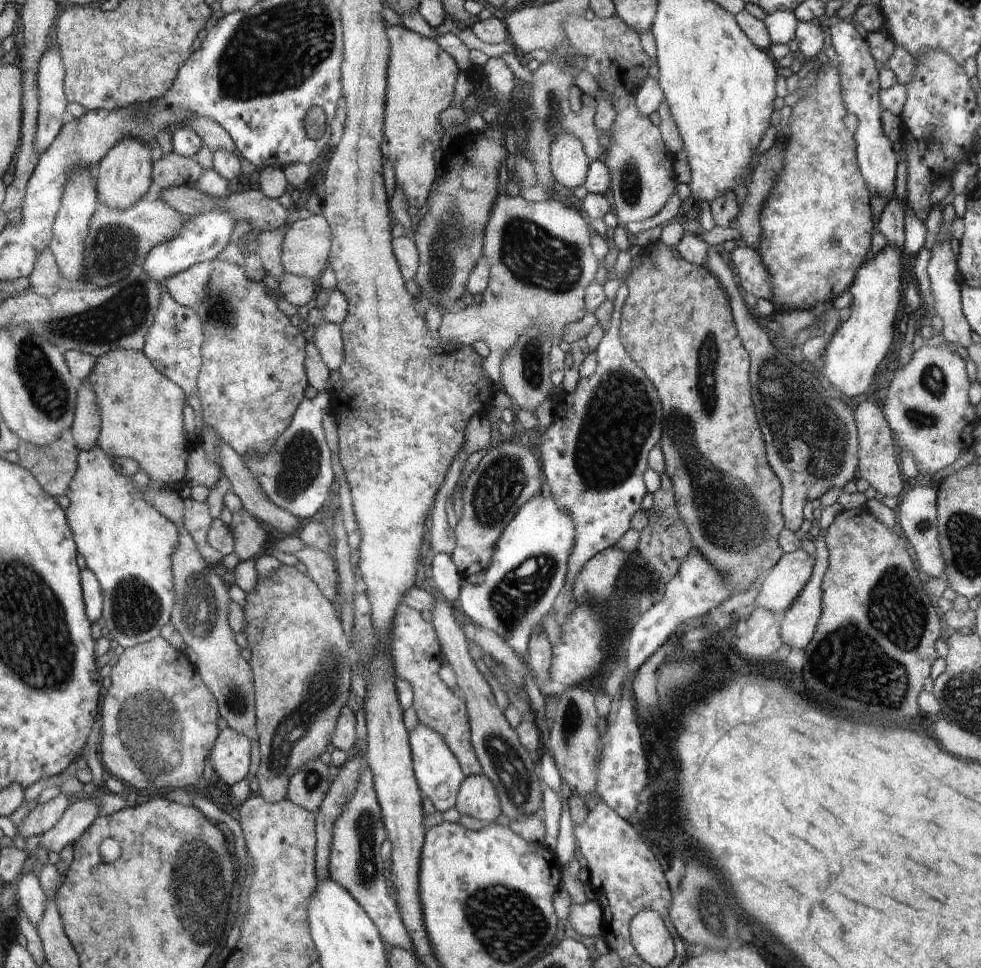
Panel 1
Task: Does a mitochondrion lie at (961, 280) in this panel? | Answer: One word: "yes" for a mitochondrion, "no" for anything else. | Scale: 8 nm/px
no

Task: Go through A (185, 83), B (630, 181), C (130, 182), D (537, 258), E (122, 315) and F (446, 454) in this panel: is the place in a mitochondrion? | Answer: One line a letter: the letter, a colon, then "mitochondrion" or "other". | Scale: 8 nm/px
A: other
B: mitochondrion
C: other
D: mitochondrion
E: mitochondrion
F: other

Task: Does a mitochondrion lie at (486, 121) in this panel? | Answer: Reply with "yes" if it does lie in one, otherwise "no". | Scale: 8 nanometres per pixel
no

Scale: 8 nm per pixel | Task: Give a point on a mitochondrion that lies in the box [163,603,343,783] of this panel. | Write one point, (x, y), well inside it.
(236, 701)

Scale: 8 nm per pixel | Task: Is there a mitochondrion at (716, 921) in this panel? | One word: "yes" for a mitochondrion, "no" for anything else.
yes

